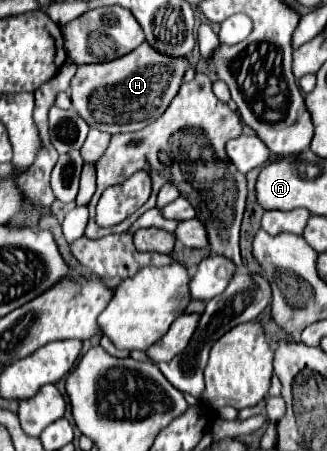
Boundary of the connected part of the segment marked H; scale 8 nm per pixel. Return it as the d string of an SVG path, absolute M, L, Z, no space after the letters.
M147 41L115 61L79 65L69 87L73 109L93 129L107 131L111 135L139 131L155 121L173 101L183 83L187 65L187 57L167 57L157 49L151 49Z

